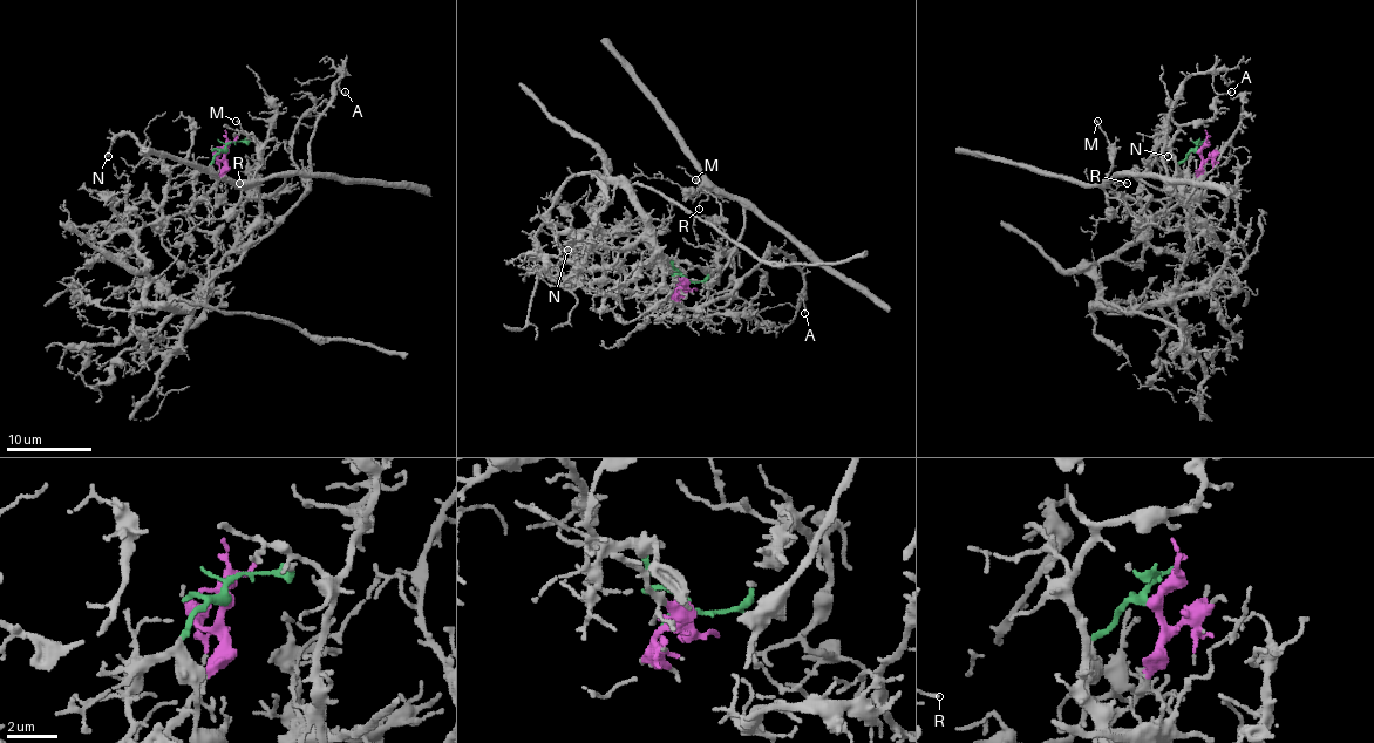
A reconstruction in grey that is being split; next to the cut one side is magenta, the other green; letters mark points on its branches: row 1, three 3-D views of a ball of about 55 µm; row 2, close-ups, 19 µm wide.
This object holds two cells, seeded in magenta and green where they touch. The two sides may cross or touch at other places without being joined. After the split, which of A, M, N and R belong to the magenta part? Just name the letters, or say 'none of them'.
A, N

